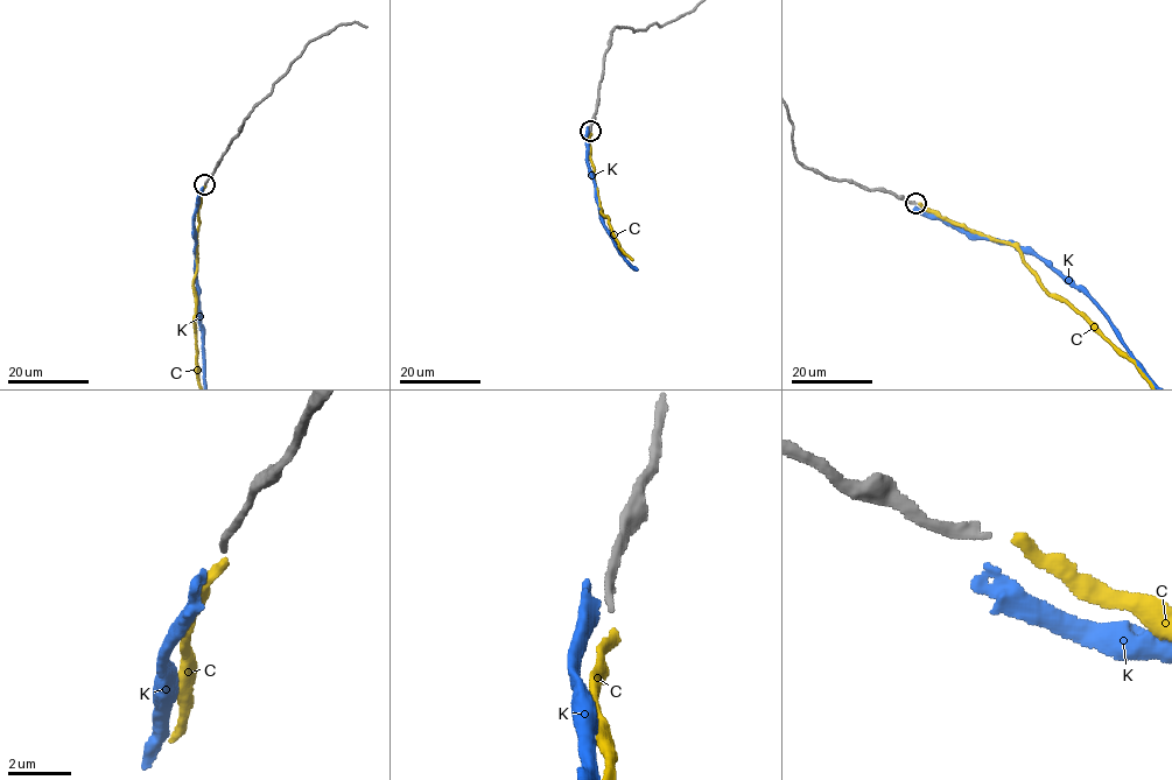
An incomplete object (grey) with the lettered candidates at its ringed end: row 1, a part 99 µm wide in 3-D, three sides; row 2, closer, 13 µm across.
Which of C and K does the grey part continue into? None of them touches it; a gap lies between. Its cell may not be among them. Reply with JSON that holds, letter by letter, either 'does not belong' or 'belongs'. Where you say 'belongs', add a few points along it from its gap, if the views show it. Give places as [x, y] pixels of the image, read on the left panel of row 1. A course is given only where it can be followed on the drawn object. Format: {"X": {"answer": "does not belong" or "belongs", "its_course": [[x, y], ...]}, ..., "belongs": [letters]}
{"C": {"answer": "belongs"}, "K": {"answer": "does not belong"}, "belongs": ["C"]}

